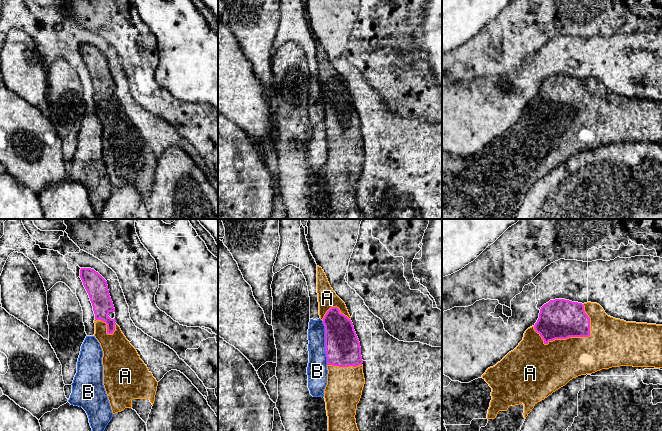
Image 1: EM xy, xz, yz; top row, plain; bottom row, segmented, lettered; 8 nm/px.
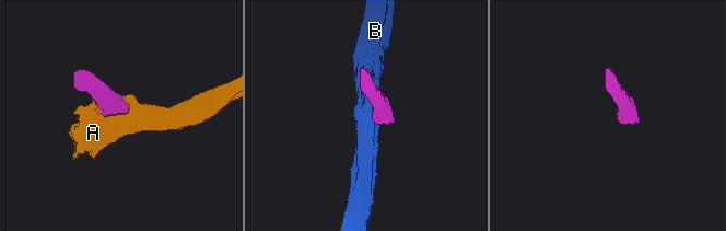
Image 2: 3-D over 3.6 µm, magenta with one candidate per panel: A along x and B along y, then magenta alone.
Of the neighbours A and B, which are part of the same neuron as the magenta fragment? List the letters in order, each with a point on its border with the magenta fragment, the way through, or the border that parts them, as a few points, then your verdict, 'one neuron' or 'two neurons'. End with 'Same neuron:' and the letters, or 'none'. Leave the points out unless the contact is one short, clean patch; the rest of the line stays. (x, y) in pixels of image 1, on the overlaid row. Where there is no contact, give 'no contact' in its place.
A: contact yz (559, 338); one neuron
B: contact xz (325, 343); border xz (322, 321), (327, 364); two neurons
Same neuron: A

